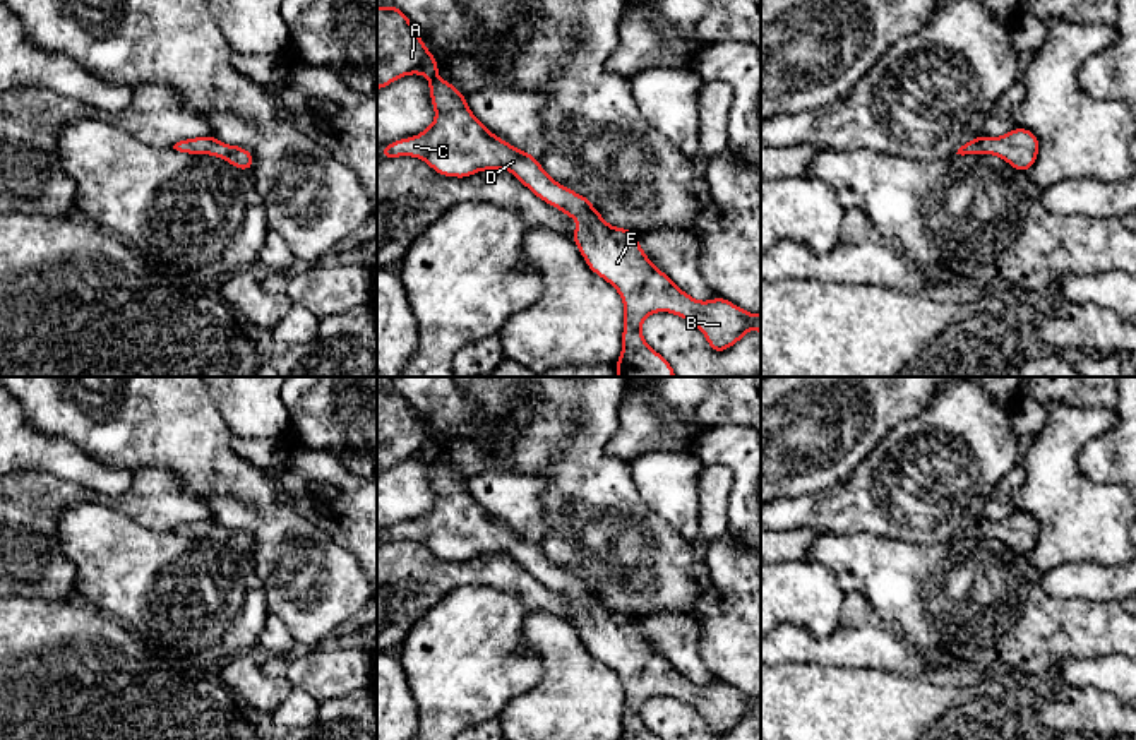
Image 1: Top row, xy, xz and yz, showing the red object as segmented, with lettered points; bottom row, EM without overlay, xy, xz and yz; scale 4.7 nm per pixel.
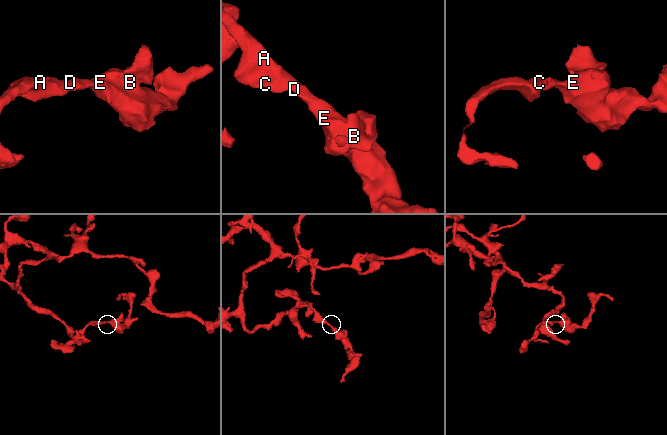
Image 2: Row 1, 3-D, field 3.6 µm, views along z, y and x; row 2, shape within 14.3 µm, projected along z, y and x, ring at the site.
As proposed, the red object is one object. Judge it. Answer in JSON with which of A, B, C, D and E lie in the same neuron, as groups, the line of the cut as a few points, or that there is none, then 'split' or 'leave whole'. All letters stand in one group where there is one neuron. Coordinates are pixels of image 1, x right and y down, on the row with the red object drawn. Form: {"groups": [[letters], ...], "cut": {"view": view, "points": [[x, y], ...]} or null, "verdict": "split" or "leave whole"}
{"groups": [["A", "B", "C", "D", "E"]], "cut": null, "verdict": "leave whole"}

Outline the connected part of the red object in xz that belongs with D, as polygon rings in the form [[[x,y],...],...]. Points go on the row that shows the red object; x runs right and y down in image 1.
[[[377,7],[377,91],[410,74],[427,75],[433,110],[437,113],[425,132],[391,142],[380,149],[380,158],[413,156],[428,163],[442,176],[466,178],[476,171],[509,170],[538,199],[574,218],[579,226],[569,235],[588,267],[610,283],[624,301],[622,353],[615,363],[617,377],[675,377],[672,365],[643,337],[641,325],[649,313],[670,312],[699,327],[713,353],[725,351],[740,341],[754,325],[761,336],[761,313],[754,315],[716,295],[711,301],[699,301],[682,291],[661,272],[641,248],[634,230],[610,226],[589,199],[557,183],[540,166],[538,158],[516,149],[492,134],[468,108],[466,98],[437,75],[437,58],[427,50],[410,19],[396,7]]]

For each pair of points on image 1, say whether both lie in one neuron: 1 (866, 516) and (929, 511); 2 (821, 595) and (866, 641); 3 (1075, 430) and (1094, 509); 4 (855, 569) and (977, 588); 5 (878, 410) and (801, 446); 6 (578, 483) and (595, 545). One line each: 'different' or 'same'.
1: same
2: different
3: same
4: same
5: same
6: same

